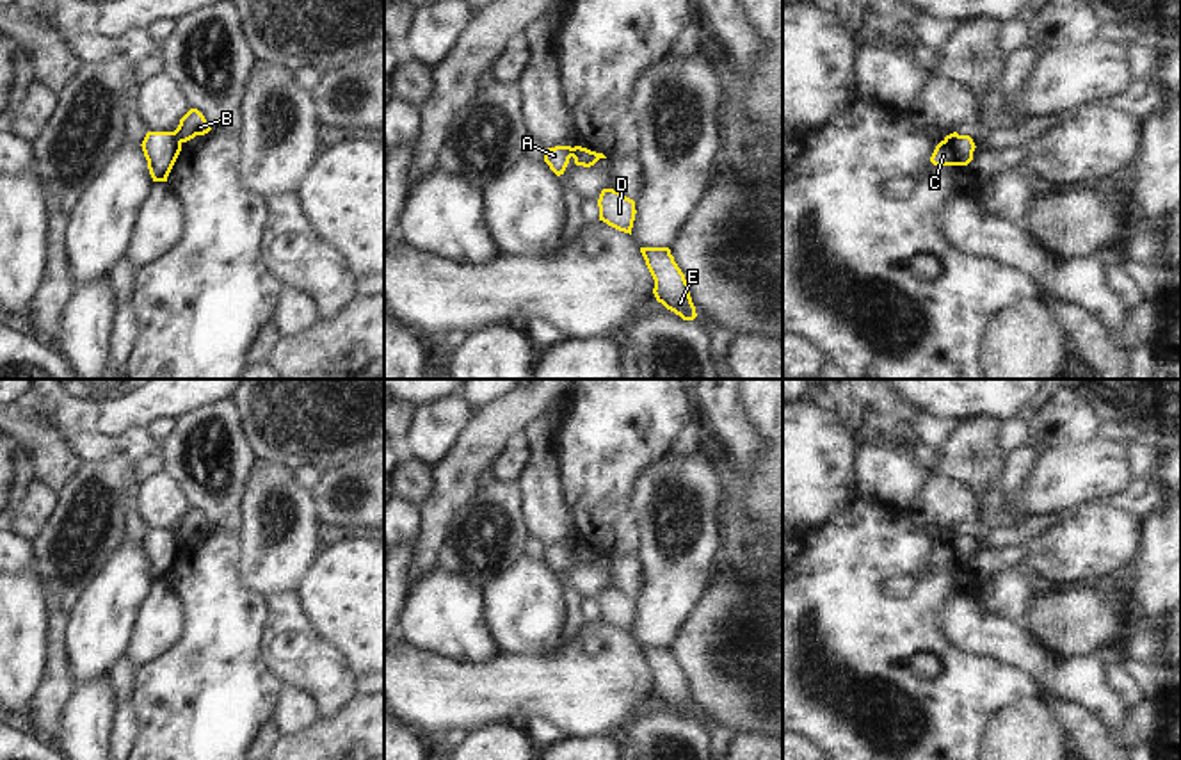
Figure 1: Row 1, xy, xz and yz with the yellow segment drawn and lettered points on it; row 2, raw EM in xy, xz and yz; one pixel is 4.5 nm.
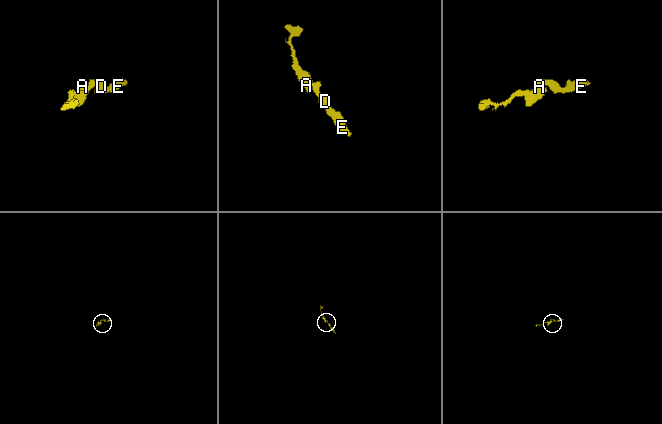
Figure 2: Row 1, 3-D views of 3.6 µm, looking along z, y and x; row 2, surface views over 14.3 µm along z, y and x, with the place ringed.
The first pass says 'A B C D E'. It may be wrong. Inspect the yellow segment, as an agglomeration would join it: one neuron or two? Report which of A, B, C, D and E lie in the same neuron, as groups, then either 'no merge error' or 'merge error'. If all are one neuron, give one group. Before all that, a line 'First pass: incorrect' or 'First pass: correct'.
First pass: incorrect
A C / B D E | merge error

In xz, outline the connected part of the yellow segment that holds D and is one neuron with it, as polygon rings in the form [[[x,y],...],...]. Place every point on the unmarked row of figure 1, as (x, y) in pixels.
[[[603,587],[598,598],[599,619],[630,632],[635,619],[635,600],[614,587]]]

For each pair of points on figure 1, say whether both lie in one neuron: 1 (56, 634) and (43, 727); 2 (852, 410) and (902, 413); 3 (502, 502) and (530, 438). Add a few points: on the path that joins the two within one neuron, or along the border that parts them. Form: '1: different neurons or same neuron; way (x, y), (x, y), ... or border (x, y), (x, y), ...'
1: same neuron; way (56, 657), (56, 687), (48, 703)
2: same neuron; way (865, 420), (890, 420)
3: different neurons; border (514, 479), (520, 490), (520, 515), (523, 520)

